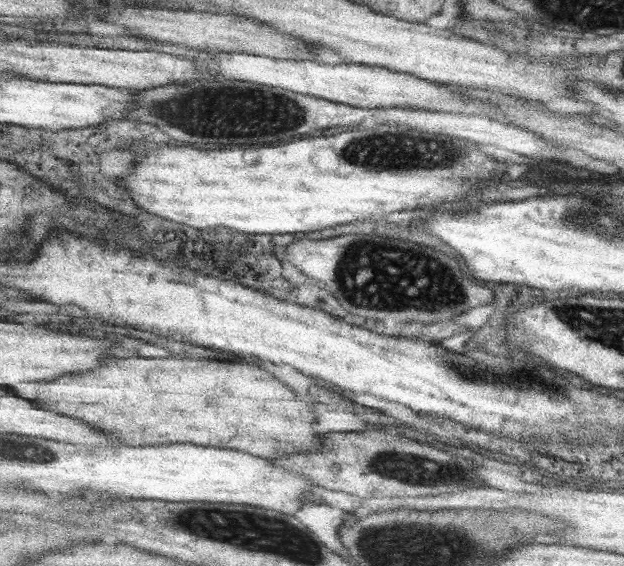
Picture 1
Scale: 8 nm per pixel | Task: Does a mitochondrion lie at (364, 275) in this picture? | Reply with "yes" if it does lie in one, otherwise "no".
yes

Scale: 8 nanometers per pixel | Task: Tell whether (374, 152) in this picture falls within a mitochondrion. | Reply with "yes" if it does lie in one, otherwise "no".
yes

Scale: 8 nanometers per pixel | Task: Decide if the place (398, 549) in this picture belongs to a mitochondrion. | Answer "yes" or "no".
yes

